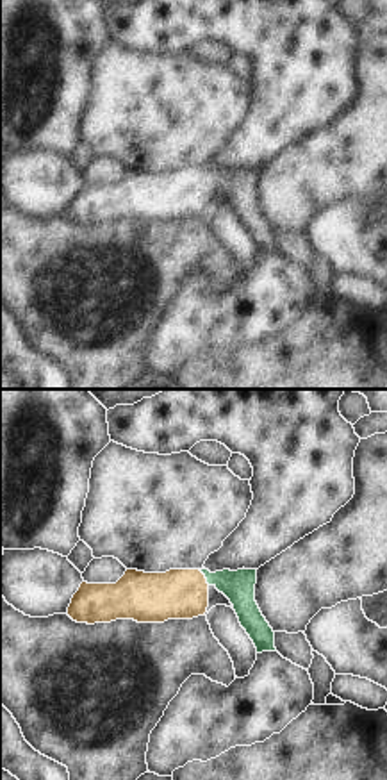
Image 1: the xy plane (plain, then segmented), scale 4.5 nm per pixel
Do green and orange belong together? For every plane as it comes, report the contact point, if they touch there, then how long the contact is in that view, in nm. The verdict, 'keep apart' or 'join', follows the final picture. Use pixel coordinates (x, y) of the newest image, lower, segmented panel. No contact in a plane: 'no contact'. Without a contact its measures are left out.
meets green at (205, 577); contact 90 nm long

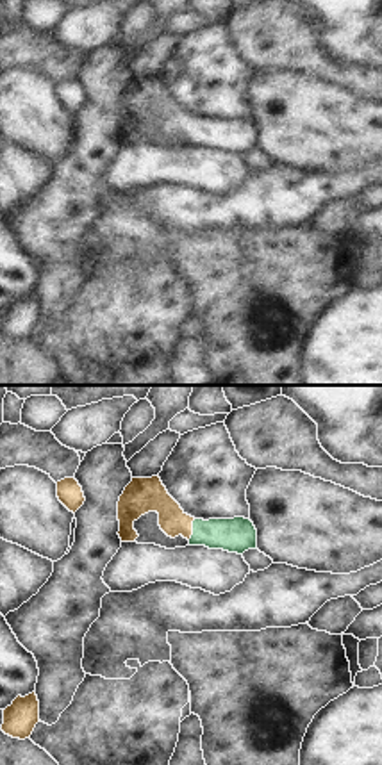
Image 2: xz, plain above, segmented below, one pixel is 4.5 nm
meets green at (193, 530); contact 100 nm long

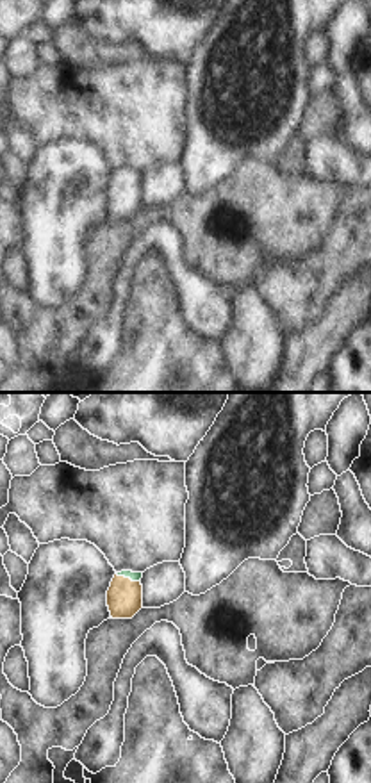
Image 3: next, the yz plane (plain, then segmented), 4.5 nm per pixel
meets green at (129, 576); contact 120 nm long

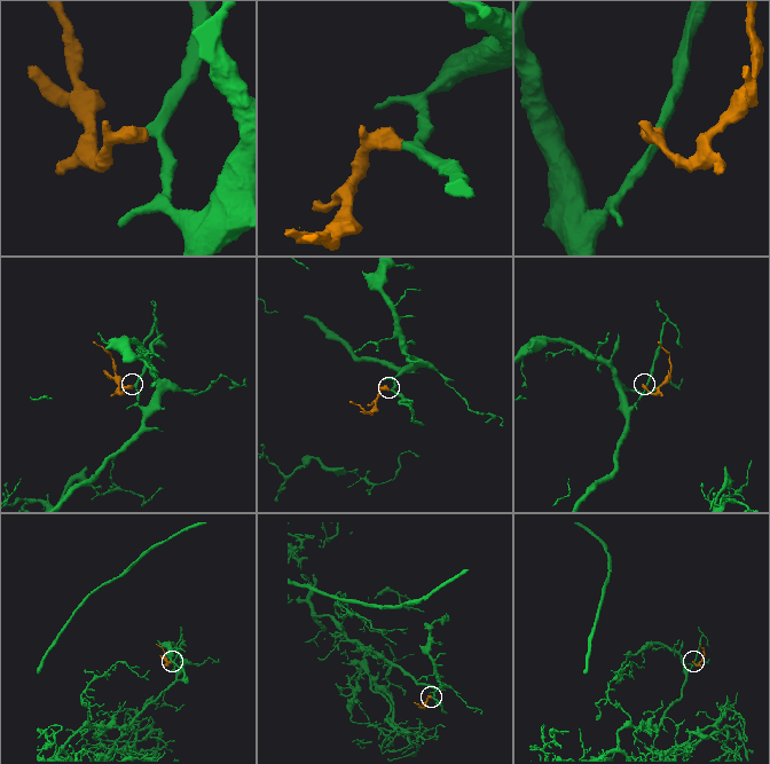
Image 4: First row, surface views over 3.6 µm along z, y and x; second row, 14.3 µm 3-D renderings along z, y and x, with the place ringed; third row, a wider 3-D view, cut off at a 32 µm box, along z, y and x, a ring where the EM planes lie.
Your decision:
join

